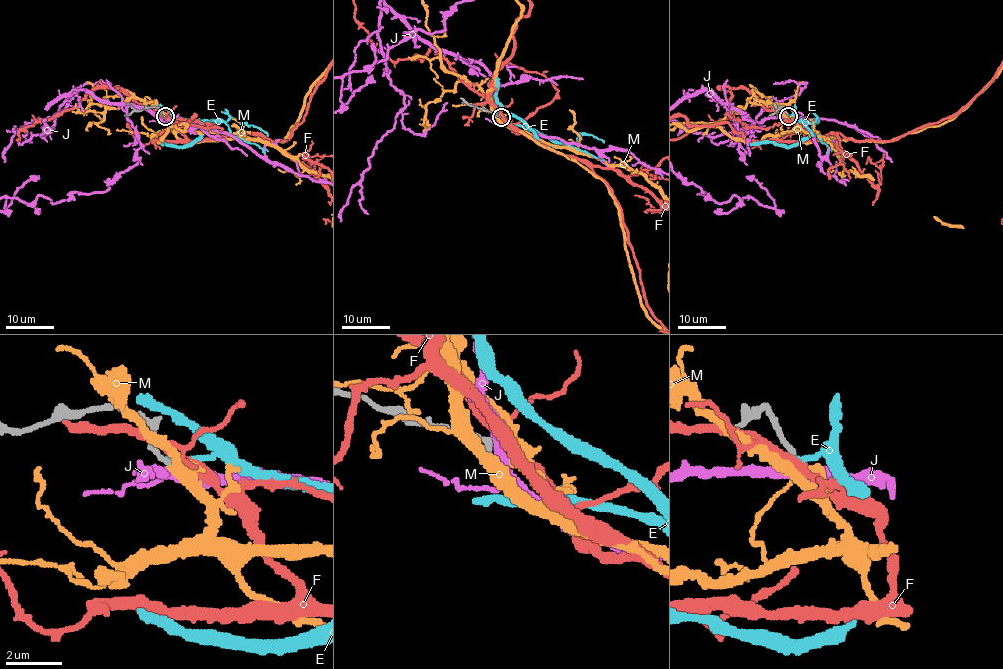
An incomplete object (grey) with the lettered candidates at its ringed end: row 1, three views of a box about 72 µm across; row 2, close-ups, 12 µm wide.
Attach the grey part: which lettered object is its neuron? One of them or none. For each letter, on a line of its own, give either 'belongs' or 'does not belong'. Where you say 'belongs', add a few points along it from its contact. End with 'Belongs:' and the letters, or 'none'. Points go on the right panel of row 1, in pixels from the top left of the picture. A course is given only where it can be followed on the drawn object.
E: does not belong
F: does not belong
J: does not belong
M: does not belong
Belongs: none

